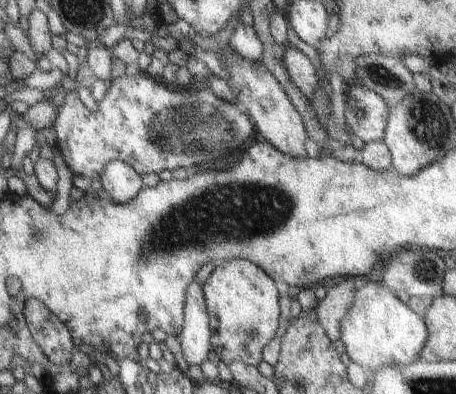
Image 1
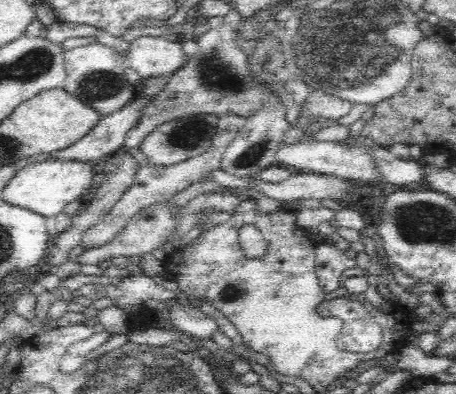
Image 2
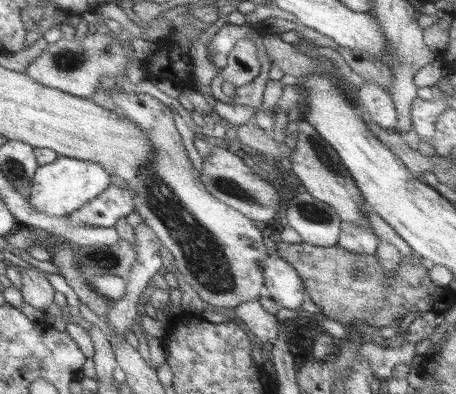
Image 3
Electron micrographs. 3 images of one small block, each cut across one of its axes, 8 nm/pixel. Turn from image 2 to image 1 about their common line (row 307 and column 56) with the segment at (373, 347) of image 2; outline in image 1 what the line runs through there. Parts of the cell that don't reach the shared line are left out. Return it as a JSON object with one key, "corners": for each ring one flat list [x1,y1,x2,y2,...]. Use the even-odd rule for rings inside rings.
{"corners":[[27,298,23,306,23,318,31,340,39,346,41,354,47,356,53,364,63,366,69,360,69,354,75,354,77,348,71,344,67,328,35,298]]}

